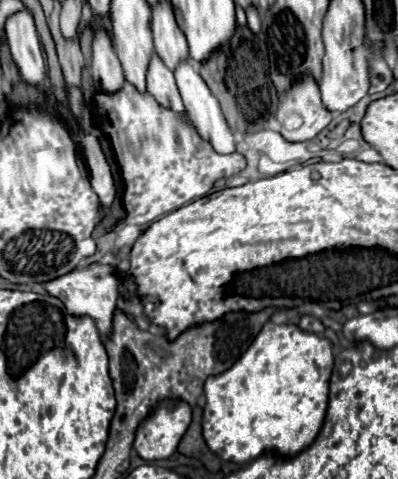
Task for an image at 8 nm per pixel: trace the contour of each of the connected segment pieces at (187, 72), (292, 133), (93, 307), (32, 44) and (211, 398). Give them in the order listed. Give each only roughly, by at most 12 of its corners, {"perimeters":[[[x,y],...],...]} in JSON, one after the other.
{"perimeters":[[[182,61],[176,85],[198,135],[218,153],[236,141],[200,71]],[[296,81],[276,119],[286,141],[314,139],[332,121],[316,81]],[[90,265],[46,291],[72,317],[92,317],[112,335],[118,301],[114,265]],[[30,11],[4,29],[22,81],[42,85],[46,63]],[[268,321],[204,385],[224,461],[294,457],[316,439],[326,337]]]}

